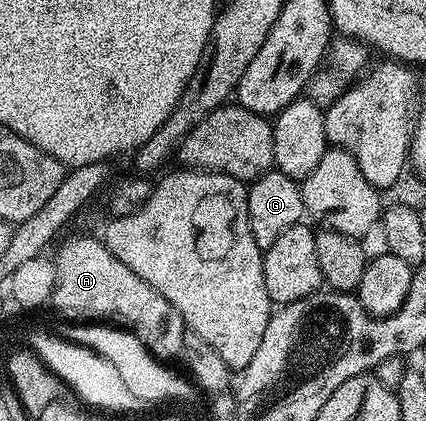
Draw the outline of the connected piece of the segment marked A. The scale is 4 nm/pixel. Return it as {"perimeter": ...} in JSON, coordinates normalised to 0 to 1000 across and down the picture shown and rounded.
{"perimeter":[[[164,563],[146,584],[136,610],[124,613],[136,646],[136,677],[127,686],[122,724],[146,743],[185,743],[192,758],[228,758],[239,767],[275,767],[305,784],[345,822],[354,843],[383,862],[406,848],[425,850],[432,796],[439,786],[432,758],[366,682],[338,672],[319,644],[300,644],[263,596],[254,596],[246,570],[221,563]]]}

